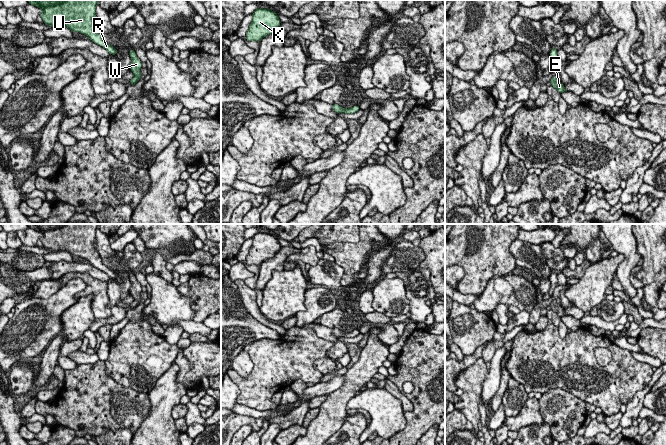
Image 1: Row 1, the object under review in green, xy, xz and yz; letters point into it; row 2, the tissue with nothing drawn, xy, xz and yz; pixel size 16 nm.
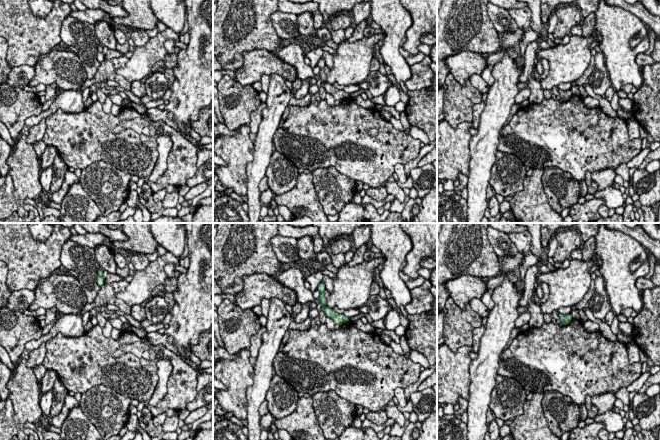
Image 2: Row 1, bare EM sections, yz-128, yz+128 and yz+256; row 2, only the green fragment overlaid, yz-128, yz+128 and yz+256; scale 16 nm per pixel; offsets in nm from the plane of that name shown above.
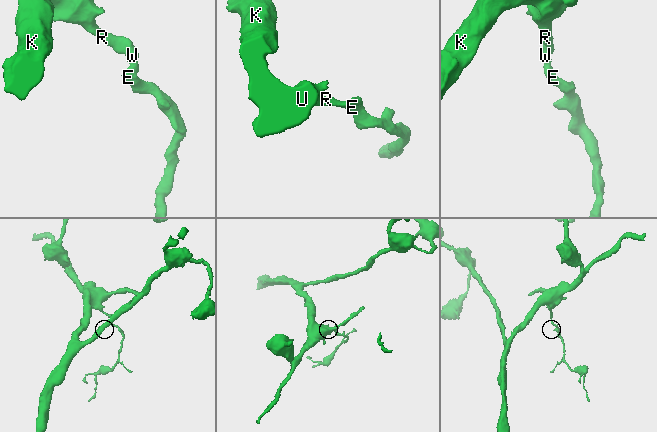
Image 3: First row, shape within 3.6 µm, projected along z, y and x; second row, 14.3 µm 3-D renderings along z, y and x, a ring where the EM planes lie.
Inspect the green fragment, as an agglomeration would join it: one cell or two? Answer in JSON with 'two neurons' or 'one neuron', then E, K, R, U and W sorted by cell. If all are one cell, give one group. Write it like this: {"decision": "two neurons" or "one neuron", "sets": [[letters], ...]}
{"decision": "one neuron", "sets": [["E", "K", "R", "U", "W"]]}

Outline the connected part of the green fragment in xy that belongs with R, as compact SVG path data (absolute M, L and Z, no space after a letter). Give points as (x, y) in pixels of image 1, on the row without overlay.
M27 224L42 234L43 247L53 252L67 251L72 256L86 259L90 264L116 279L115 271L102 263L95 249L96 229L99 224Z

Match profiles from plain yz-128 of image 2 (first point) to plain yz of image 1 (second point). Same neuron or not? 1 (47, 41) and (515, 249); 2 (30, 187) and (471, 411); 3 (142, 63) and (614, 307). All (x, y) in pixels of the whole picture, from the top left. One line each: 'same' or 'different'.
1: different
2: same
3: different

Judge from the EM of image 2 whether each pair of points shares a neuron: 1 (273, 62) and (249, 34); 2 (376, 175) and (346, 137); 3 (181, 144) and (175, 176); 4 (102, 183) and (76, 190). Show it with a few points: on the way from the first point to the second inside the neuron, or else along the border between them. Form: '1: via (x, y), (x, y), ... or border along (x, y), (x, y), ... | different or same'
1: border along (272, 51), (257, 49), (244, 51), (241, 54) | different
2: via (376, 161), (376, 150), (360, 144) | same
3: via (184, 151), (180, 159), (180, 168) | same
4: border along (79, 182), (97, 207) | different

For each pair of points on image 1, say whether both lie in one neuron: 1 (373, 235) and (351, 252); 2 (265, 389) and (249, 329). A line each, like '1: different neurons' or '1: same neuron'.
1: same neuron
2: different neurons

